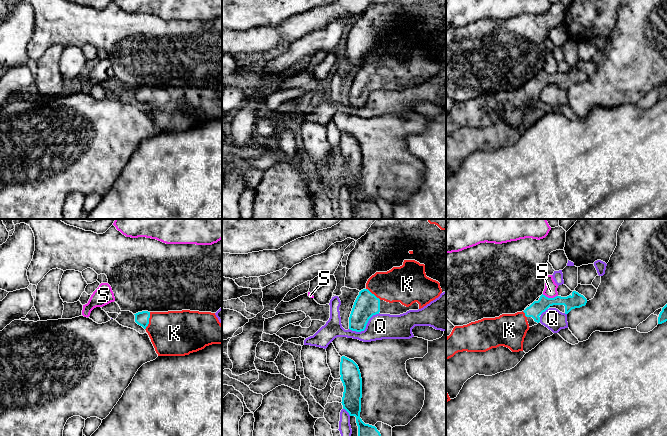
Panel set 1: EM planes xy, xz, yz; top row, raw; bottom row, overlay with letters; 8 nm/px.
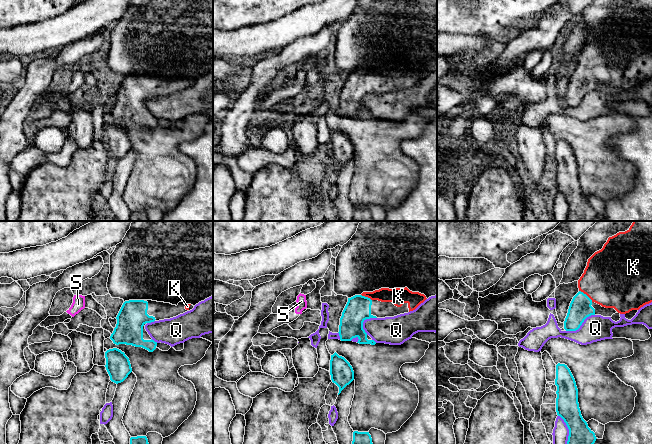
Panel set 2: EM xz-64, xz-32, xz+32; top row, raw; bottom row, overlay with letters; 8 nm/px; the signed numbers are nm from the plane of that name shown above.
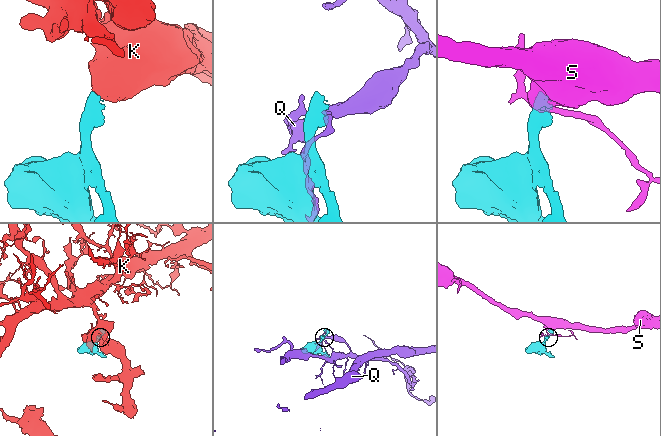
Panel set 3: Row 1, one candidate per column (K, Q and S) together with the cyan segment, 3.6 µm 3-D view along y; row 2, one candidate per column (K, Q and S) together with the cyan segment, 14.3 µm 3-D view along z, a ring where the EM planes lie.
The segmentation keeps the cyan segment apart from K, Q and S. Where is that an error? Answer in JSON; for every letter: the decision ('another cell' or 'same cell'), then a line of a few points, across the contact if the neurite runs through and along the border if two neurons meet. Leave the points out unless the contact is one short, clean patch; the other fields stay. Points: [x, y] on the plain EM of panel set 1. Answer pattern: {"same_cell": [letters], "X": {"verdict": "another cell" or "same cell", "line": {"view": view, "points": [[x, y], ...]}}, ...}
{"same_cell": ["K"], "K": {"verdict": "same cell", "line": {"view": "xy", "points": [[141, 94], [148, 97], [174, 109]]}}, "Q": {"verdict": "another cell"}, "S": {"verdict": "another cell", "line": {"view": "yz", "points": [[542, 70], [548, 73], [557, 72]]}}}

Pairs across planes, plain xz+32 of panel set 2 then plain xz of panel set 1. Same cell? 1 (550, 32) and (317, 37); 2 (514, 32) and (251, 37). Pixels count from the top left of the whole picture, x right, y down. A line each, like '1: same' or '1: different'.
1: same
2: same

